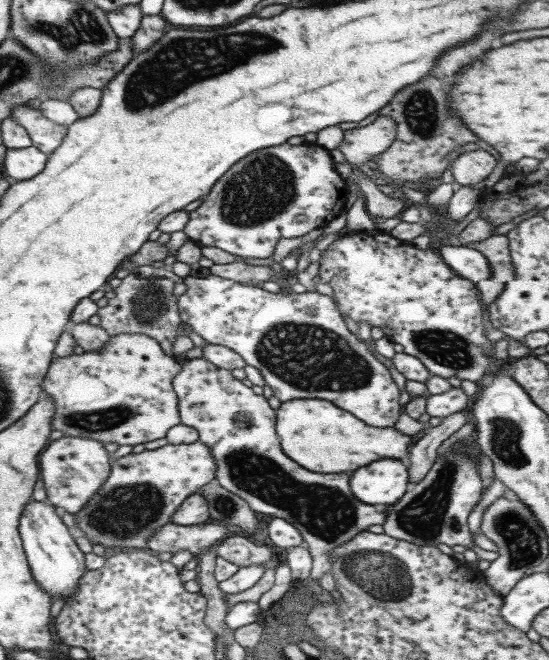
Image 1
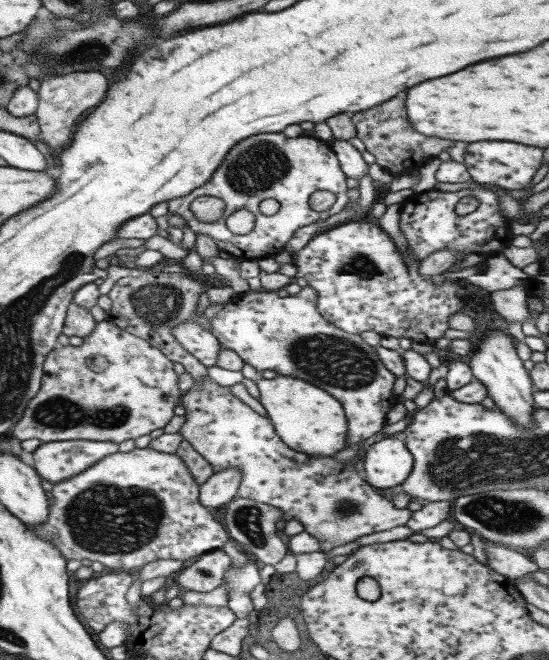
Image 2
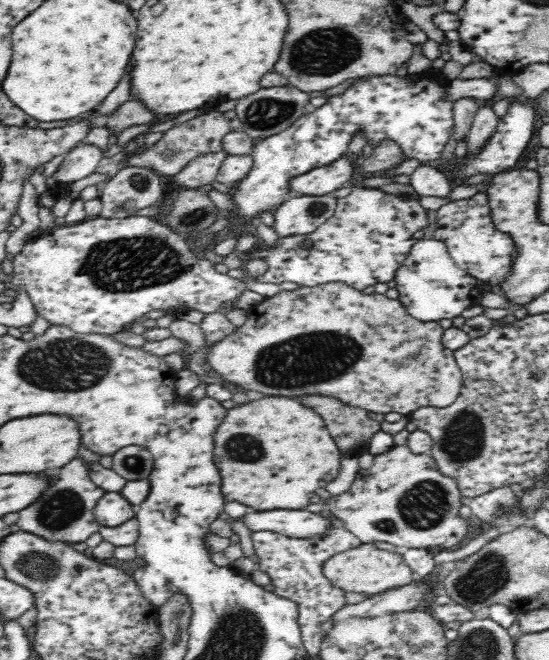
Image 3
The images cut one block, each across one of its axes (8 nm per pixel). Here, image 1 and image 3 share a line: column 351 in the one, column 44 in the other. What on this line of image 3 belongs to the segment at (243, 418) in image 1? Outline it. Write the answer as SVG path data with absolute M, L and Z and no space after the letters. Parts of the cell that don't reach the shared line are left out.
M72 459L64 467L51 472L49 485L49 489L38 498L36 504L32 504L32 508L28 506L20 512L17 524L21 530L70 545L85 541L91 534L98 532L101 524L96 521L93 508L105 490L92 483L87 465L80 459Z

